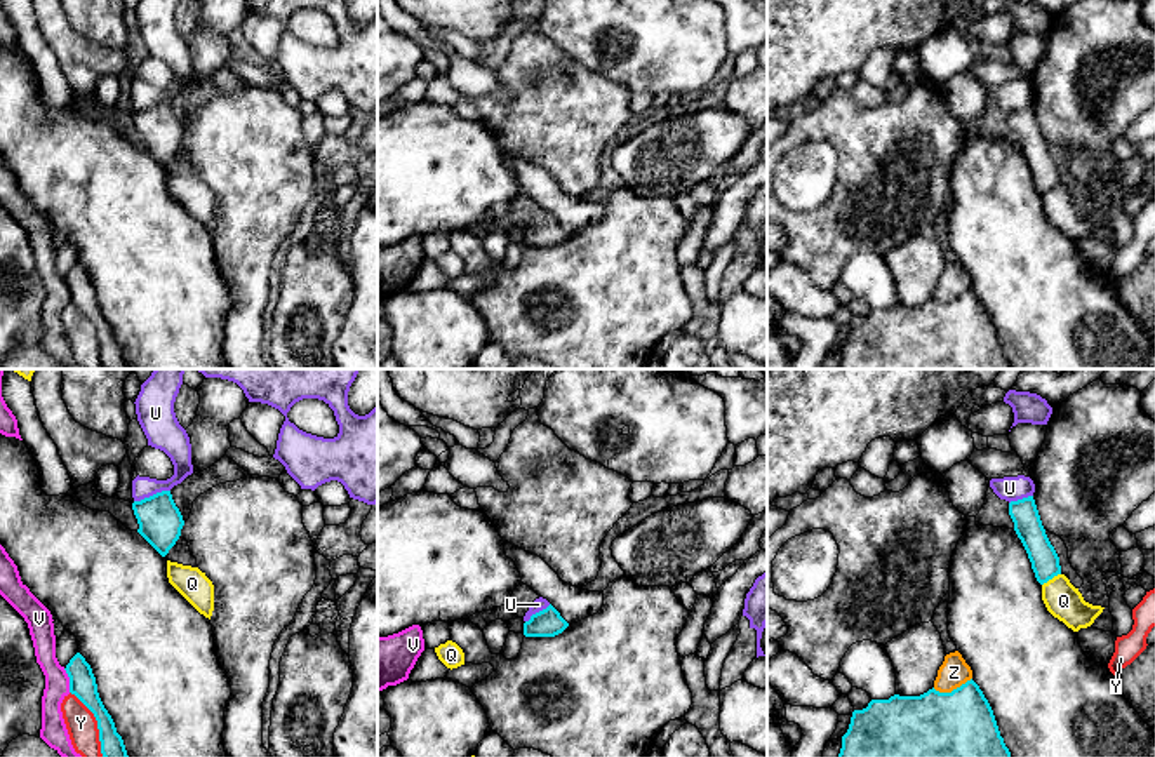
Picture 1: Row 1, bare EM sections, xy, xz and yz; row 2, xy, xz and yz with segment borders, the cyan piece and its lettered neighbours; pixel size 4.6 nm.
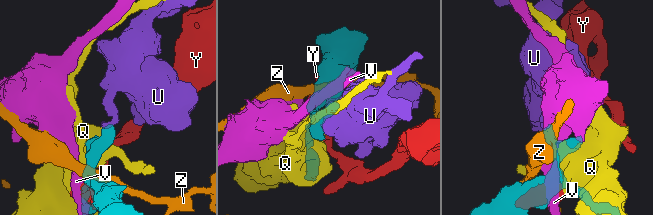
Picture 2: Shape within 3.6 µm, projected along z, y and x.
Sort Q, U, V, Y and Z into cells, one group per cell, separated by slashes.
Q / U / V / Y / Z

